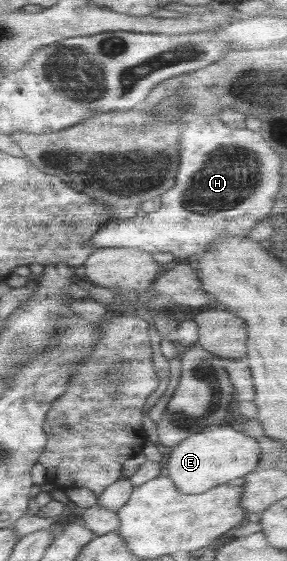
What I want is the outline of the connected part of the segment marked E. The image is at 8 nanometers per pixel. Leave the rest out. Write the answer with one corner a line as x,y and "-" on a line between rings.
211,421
203,431
191,434
190,437
180,441
165,453
163,474
171,478
181,493
197,495
215,485
221,485
231,479
239,479
248,473
257,472
262,465
263,450
264,448
256,439
253,439
252,435
243,435
229,425

